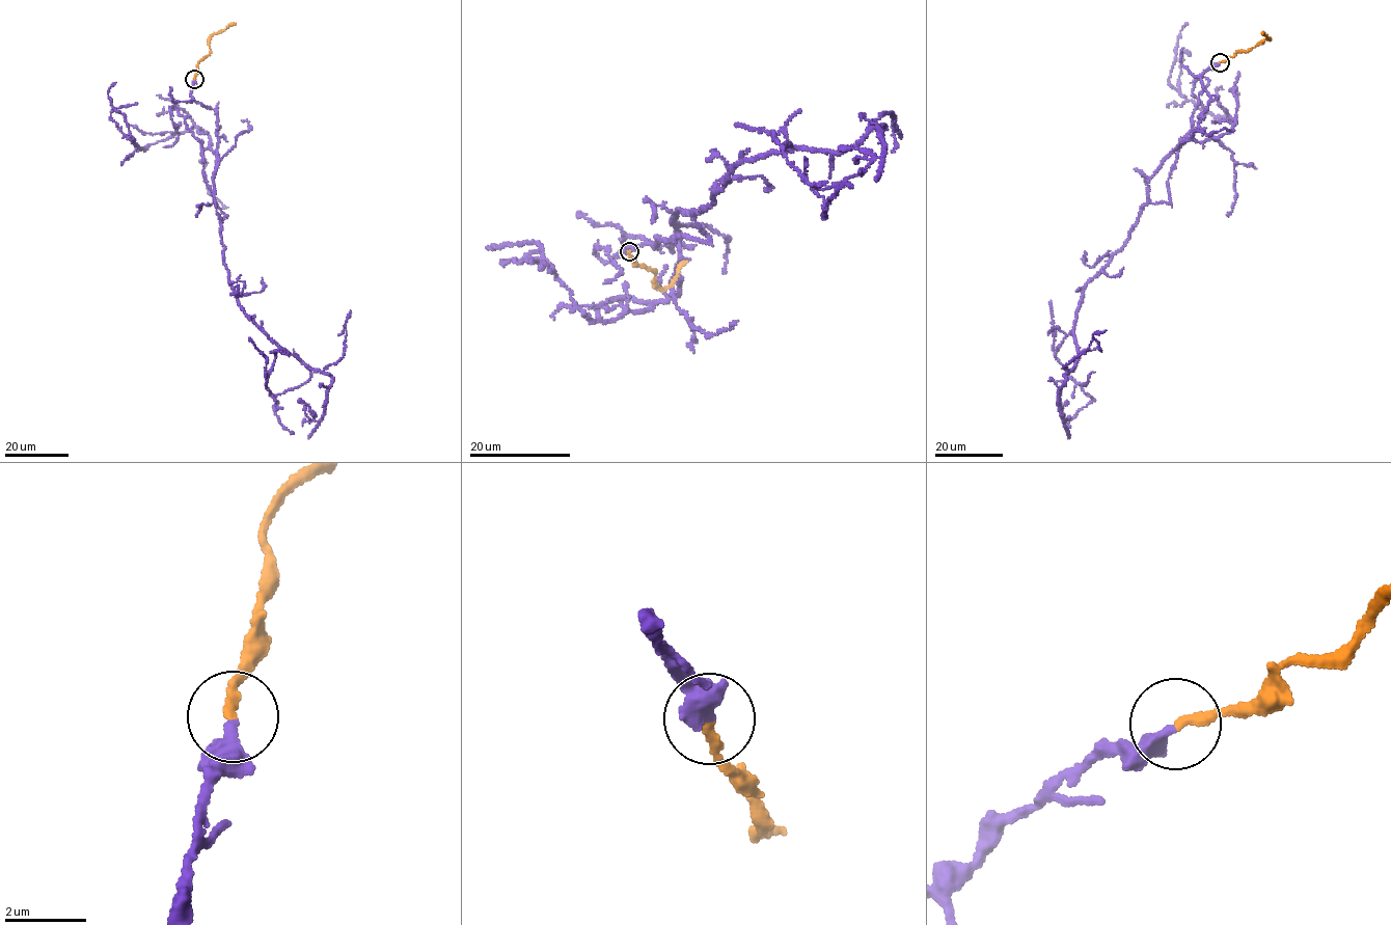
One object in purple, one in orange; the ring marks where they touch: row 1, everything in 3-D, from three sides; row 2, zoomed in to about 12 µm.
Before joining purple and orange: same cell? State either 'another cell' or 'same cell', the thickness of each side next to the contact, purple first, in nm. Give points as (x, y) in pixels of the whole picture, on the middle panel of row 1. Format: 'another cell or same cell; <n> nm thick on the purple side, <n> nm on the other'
same cell; 360 nm thick on the purple side, 220 nm on the other

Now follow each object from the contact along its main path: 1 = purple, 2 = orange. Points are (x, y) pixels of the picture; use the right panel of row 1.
1: (1220, 62), (1201, 77), (1209, 99), (1193, 136), (1150, 178), (1129, 237), (1083, 291), (1064, 422), (1059, 389)
2: (1220, 62), (1270, 39), (1262, 33)

